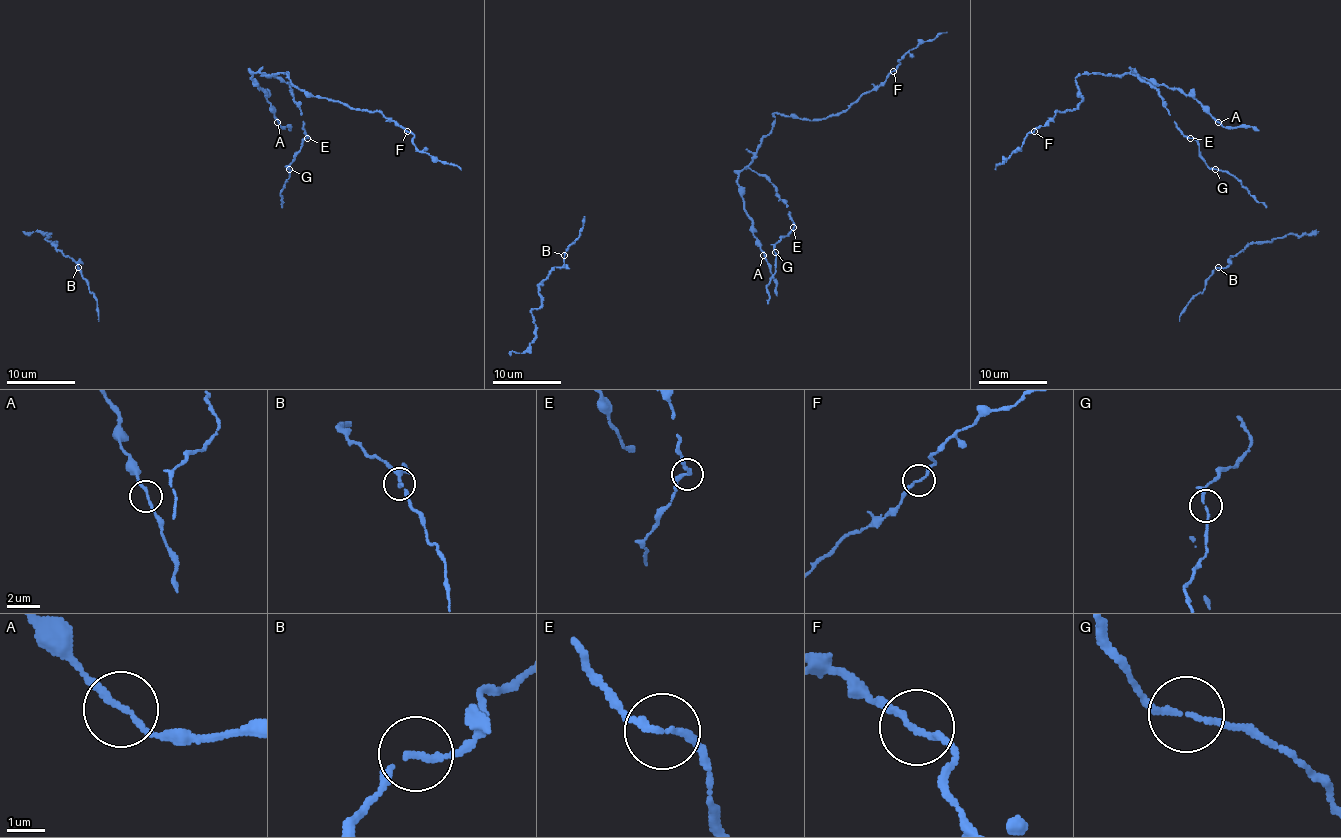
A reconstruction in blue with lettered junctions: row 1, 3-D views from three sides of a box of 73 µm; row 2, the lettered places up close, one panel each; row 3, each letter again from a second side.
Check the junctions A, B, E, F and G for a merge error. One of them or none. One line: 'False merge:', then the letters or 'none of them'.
False merge: none of them

